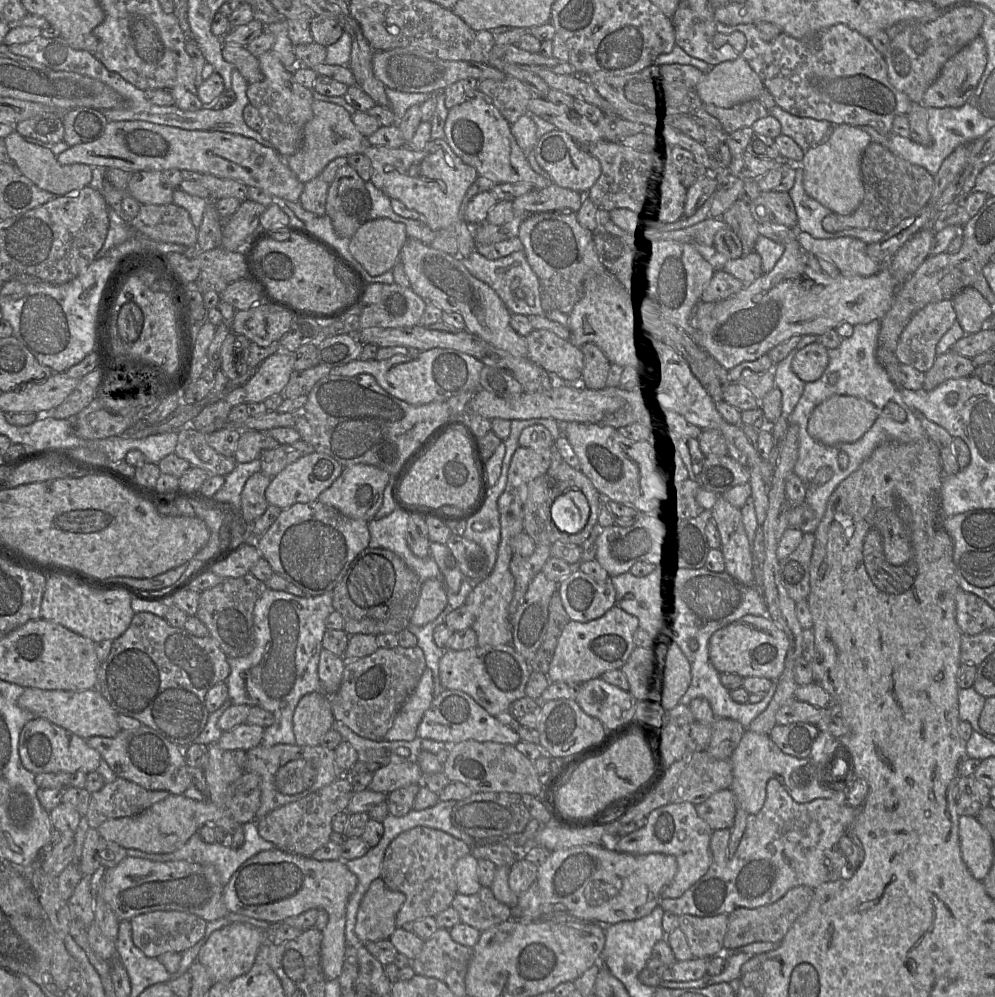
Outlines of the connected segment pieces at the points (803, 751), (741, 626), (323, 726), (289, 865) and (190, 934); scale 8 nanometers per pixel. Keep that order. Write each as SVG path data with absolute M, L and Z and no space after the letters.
M796 722L776 725L769 736L783 753L797 758L808 758L819 732L816 725Z
M745 615L717 630L709 642L711 663L721 674L737 674L743 678L761 677L774 682L784 670L788 649L787 635L768 615Z
M312 692L301 698L293 715L293 732L298 746L318 746L333 727L335 718L331 698L323 692Z
M275 847L257 853L235 871L224 887L223 901L232 913L268 921L270 924L282 923L284 919L297 916L310 909L324 909L328 913L328 923L322 930L321 966L326 979L329 981L338 979L342 971L347 947L345 939L346 906L357 882L356 875L349 870L341 859L319 861L312 857L287 853Z
M154 911L137 915L130 920L133 943L148 957L158 958L167 952L189 949L199 942L206 933L207 921L182 911Z

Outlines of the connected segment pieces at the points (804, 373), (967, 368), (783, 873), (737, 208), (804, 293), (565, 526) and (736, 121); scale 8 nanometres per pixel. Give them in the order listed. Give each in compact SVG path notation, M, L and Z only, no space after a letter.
M815 341L797 350L792 360L792 369L804 382L818 380L829 362L829 349L820 341Z
M950 350L936 357L933 366L925 373L923 389L931 391L949 379L971 376L975 369L972 358Z
M771 778L767 782L766 786L766 800L764 802L763 807L760 809L760 811L756 814L748 814L747 817L747 826L745 829L745 832L740 840L740 843L738 845L738 848L734 855L732 857L728 857L728 843L731 835L731 829L724 828L720 830L713 831L711 840L710 840L710 851L712 853L712 864L709 867L707 873L703 875L695 884L693 884L689 889L687 889L682 896L678 898L662 898L658 905L660 905L664 911L670 911L677 916L689 914L693 916L698 917L707 917L707 916L716 916L719 914L730 914L733 912L736 908L757 908L760 906L765 906L771 903L776 902L779 900L782 896L785 895L785 893L790 890L791 888L794 888L796 886L808 886L812 889L816 889L821 884L829 882L829 881L835 881L841 878L841 875L845 873L845 870L853 869L855 868L853 864L850 864L848 862L848 859L846 855L844 855L840 849L839 849L839 841L842 836L847 836L848 838L852 839L852 836L855 836L857 840L861 843L857 835L853 831L853 821L855 819L855 816L858 812L858 810L864 805L865 800L868 795L869 785L864 779L858 779L858 780L847 780L844 783L845 789L841 791L837 791L833 797L831 798L820 798L815 799L808 803L797 803L795 802L791 796L788 794L788 792L785 790L784 786L779 782L777 778Z
M742 199L736 200L722 214L722 219L738 235L743 245L743 256L754 250L759 223L754 219L749 205Z
M798 240L785 244L785 251L775 267L733 296L713 303L700 302L693 313L692 323L698 327L702 337L702 348L721 365L730 370L744 361L756 360L794 335L821 336L842 323L867 324L881 320L891 308L901 284L893 277L888 267L871 276L839 275L831 277L822 270L816 271L806 263L806 257Z
M576 490L559 496L551 506L551 519L558 531L576 534L587 524L590 514L586 497Z
M759 99L749 100L731 108L704 104L704 109L721 122L723 130L728 134L744 127L752 127L757 120L770 114Z

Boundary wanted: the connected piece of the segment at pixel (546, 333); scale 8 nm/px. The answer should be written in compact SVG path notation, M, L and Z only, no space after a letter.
M545 329L533 330L527 337L528 358L541 366L549 374L563 383L581 383L584 367L584 356L581 348L573 345L570 340L562 339L554 332Z

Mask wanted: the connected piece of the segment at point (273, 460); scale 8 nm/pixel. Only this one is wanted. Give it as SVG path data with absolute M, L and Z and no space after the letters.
M302 439L292 444L280 444L274 449L265 450L261 453L258 458L261 472L272 479L286 466L314 451L314 447Z

